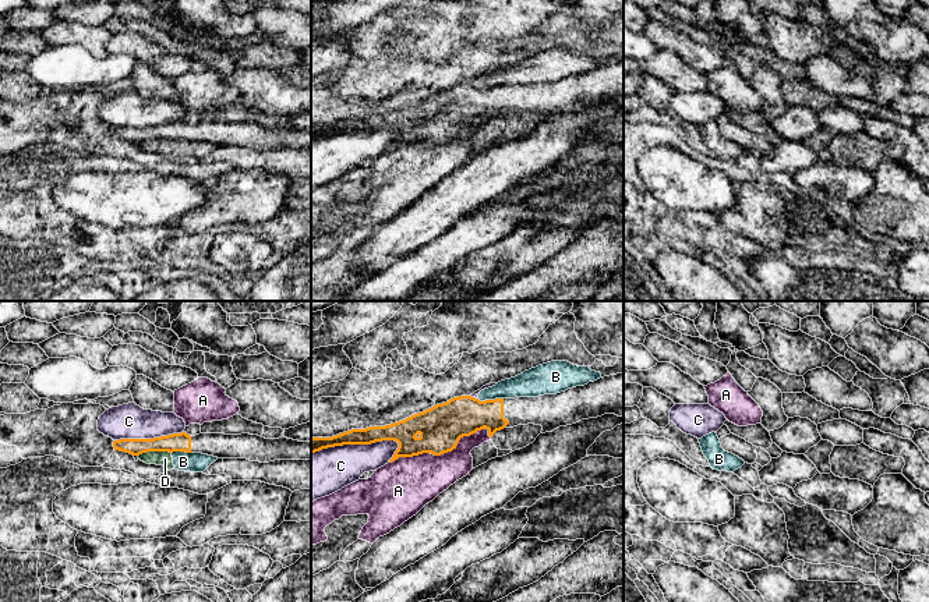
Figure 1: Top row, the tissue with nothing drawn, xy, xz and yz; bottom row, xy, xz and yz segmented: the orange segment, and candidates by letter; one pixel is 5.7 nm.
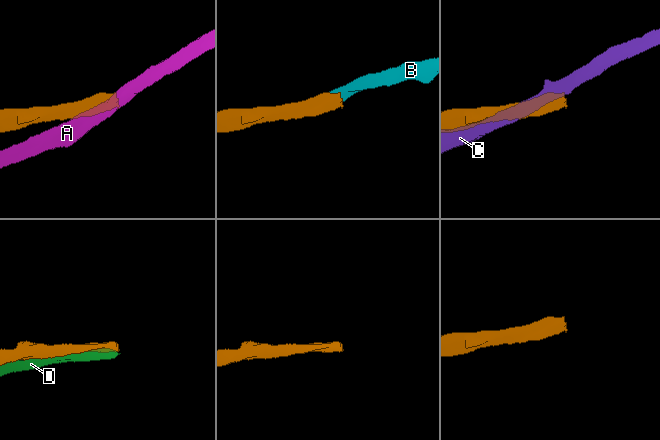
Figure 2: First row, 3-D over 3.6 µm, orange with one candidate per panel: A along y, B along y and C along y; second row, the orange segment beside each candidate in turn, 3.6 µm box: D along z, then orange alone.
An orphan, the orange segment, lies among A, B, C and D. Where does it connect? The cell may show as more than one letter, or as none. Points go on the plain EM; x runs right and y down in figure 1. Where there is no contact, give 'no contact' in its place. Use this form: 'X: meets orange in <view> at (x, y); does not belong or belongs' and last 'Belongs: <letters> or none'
A: meets orange in xz at (440, 142); does not belong
B: meets orange in xz at (490, 88); does not belong
C: meets orange in xz at (356, 131); does not belong
D: meets orange in xy at (154, 138); does not belong
Belongs: none

